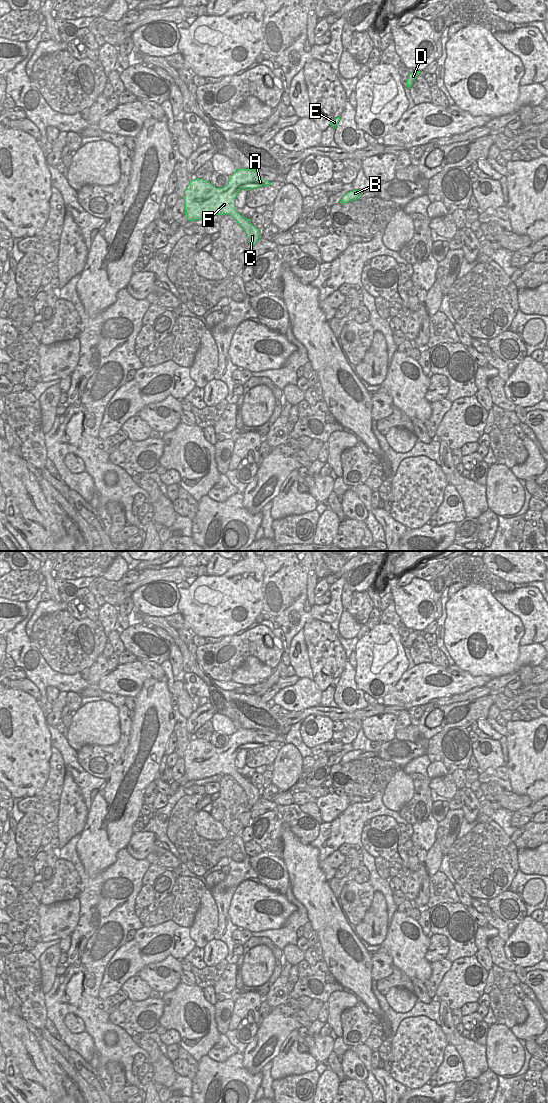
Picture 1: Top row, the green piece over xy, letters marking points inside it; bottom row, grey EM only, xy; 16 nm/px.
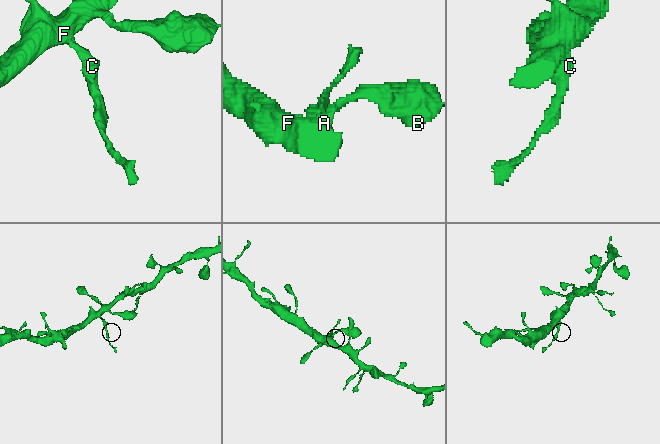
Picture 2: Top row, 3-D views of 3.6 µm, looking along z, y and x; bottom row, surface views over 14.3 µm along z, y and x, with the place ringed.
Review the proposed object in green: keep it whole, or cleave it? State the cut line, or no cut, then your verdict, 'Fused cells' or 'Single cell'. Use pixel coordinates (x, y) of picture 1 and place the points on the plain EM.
Split along xy (235, 770), (228, 774). Fused cells.

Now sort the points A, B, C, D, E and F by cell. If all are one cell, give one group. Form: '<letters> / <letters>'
A B D E F / C

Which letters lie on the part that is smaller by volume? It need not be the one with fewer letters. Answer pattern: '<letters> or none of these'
C.

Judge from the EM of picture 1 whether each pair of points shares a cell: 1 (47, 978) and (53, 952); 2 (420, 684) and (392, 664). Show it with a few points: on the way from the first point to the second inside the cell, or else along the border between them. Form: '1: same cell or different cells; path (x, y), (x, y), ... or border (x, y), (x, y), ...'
1: same cell; path (48, 972), (49, 958)
2: different cells; border (407, 669), (390, 692)

